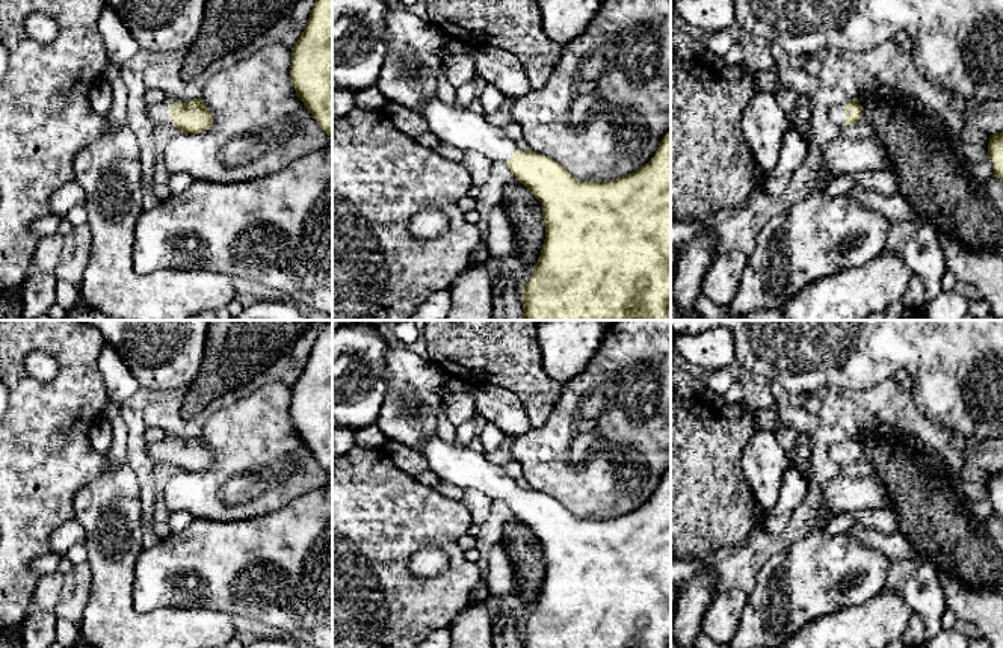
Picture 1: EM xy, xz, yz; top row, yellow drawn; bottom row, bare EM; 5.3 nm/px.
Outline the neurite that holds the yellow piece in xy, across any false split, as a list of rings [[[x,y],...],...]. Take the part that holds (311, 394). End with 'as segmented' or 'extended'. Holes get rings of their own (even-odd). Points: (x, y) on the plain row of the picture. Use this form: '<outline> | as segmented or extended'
[[[332,320],[316,337],[305,367],[292,385],[290,420],[298,437],[332,479]]] | as segmented

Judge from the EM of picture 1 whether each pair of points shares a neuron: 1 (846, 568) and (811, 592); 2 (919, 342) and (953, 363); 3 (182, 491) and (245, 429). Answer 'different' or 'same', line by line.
1: same
2: same
3: same

